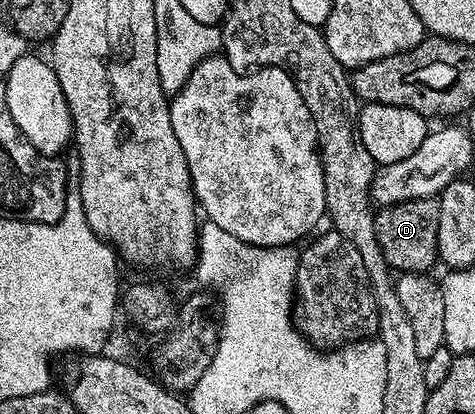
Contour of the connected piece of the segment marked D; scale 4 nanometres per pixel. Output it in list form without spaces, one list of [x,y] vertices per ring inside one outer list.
[[[432,198],[406,201],[389,205],[375,213],[375,234],[388,265],[395,271],[426,274],[437,265],[437,227],[439,226],[439,202]]]

